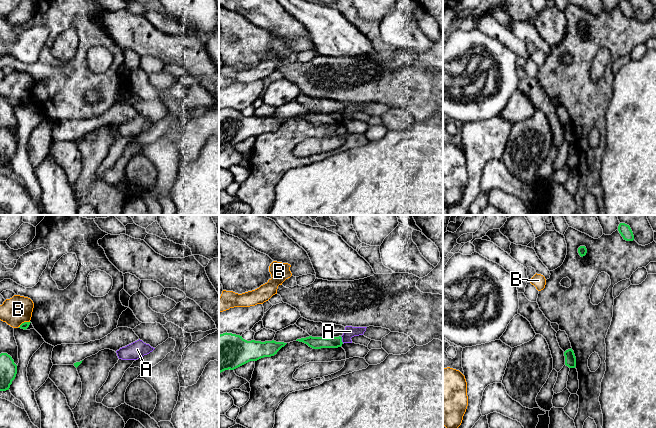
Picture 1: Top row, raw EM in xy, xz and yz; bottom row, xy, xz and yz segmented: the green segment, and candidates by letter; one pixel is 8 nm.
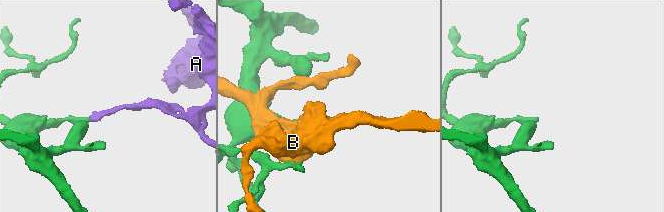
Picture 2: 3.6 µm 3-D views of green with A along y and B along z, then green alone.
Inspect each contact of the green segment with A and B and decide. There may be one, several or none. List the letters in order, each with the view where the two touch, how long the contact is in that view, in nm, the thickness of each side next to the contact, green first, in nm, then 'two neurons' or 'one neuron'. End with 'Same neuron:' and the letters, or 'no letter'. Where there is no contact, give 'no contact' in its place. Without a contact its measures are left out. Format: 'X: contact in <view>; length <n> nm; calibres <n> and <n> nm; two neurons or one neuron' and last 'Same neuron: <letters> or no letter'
A: contact in xz; length 70 nm; calibres 100 and 90 nm; two neurons
B: contact in xy; length 100 nm; calibres 60 and 220 nm; two neurons
Same neuron: no letter

